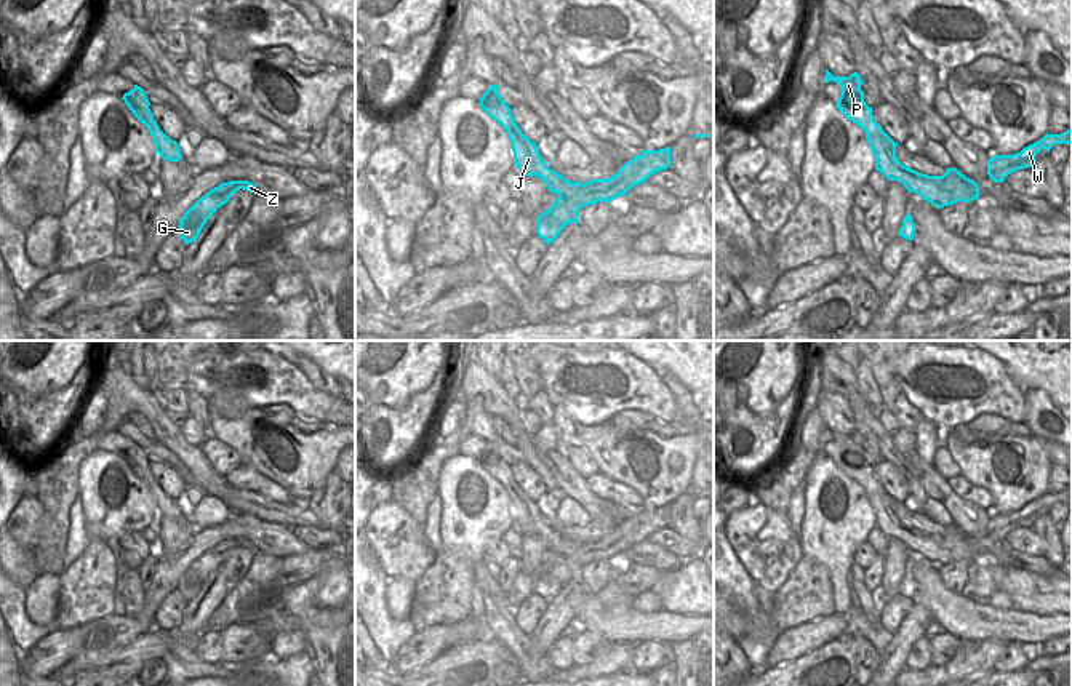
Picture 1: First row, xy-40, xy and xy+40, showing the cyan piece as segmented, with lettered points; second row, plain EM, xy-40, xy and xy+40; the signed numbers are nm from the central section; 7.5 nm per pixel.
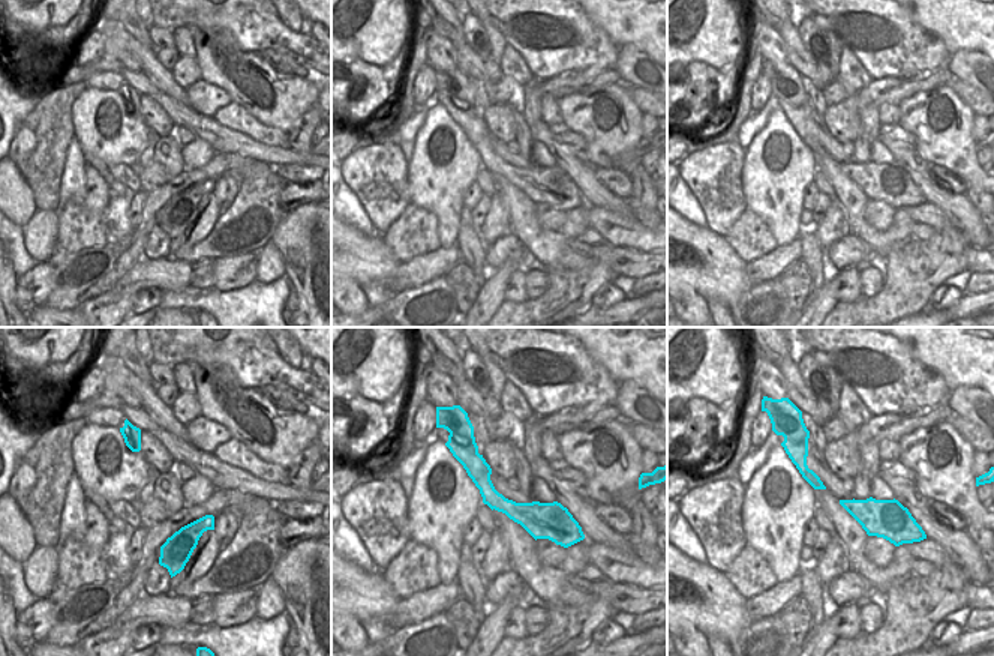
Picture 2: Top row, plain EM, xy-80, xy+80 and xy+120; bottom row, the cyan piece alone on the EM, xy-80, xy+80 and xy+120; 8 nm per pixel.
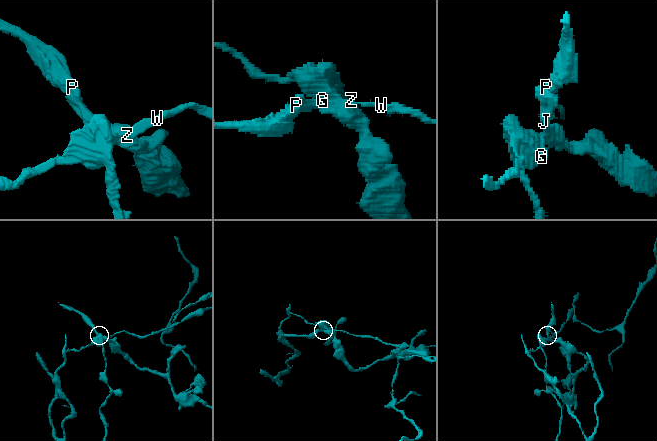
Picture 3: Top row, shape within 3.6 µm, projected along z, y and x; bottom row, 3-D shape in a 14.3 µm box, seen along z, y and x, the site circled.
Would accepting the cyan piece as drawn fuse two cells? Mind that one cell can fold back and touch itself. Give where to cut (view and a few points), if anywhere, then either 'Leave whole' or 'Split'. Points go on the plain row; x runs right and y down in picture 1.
Split along xy (583, 542), (573, 555), (559, 555). Split

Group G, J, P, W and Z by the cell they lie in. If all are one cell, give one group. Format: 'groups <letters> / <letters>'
groups G W Z / J P

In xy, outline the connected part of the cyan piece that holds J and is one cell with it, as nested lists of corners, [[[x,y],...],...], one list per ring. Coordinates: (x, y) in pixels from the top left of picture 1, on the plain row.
[[[498,443],[490,445],[482,453],[478,464],[486,470],[488,475],[491,475],[506,488],[510,497],[515,523],[518,524],[522,534],[541,536],[546,540],[549,550],[557,552],[560,556],[574,556],[579,552],[582,542],[571,540],[557,529],[550,528],[542,518],[536,501],[531,501],[522,491],[510,472],[510,465],[499,453]]]

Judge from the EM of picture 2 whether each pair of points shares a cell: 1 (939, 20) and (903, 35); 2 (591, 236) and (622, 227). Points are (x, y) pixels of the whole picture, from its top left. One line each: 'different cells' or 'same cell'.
1: different cells
2: different cells

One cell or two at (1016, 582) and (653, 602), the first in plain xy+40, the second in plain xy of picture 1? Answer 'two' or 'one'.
two

